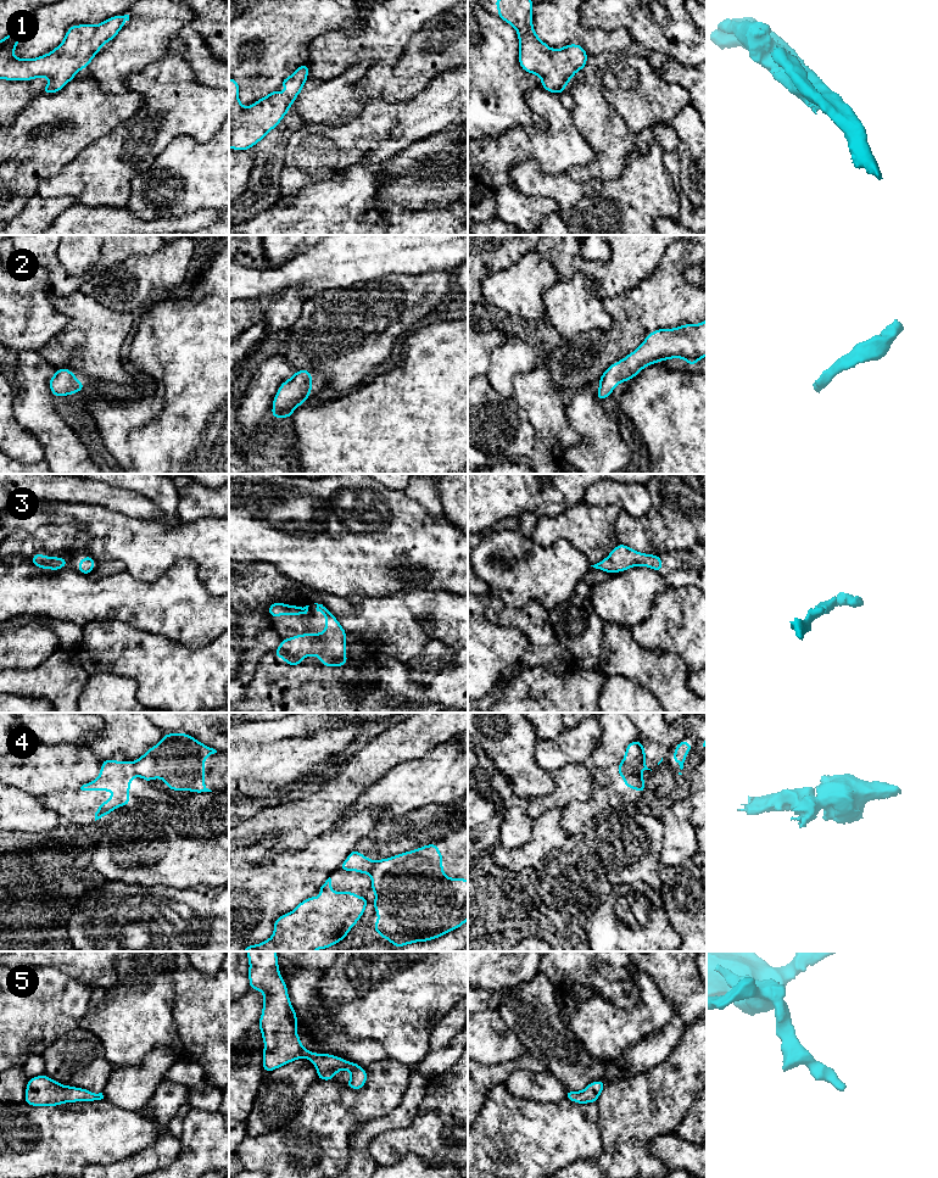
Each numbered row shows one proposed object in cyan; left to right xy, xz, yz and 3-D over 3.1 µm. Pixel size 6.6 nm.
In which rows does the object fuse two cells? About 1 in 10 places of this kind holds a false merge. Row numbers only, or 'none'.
4

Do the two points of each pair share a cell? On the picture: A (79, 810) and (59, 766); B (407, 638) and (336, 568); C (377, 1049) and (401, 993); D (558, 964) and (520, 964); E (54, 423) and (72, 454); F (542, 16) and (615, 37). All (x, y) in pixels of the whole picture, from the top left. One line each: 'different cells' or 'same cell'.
A: different cells
B: different cells
C: different cells
D: different cells
E: same cell
F: same cell

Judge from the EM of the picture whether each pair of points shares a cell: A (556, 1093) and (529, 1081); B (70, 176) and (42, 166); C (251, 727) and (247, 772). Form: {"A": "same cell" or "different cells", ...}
{"A": "same cell", "B": "different cells", "C": "different cells"}

